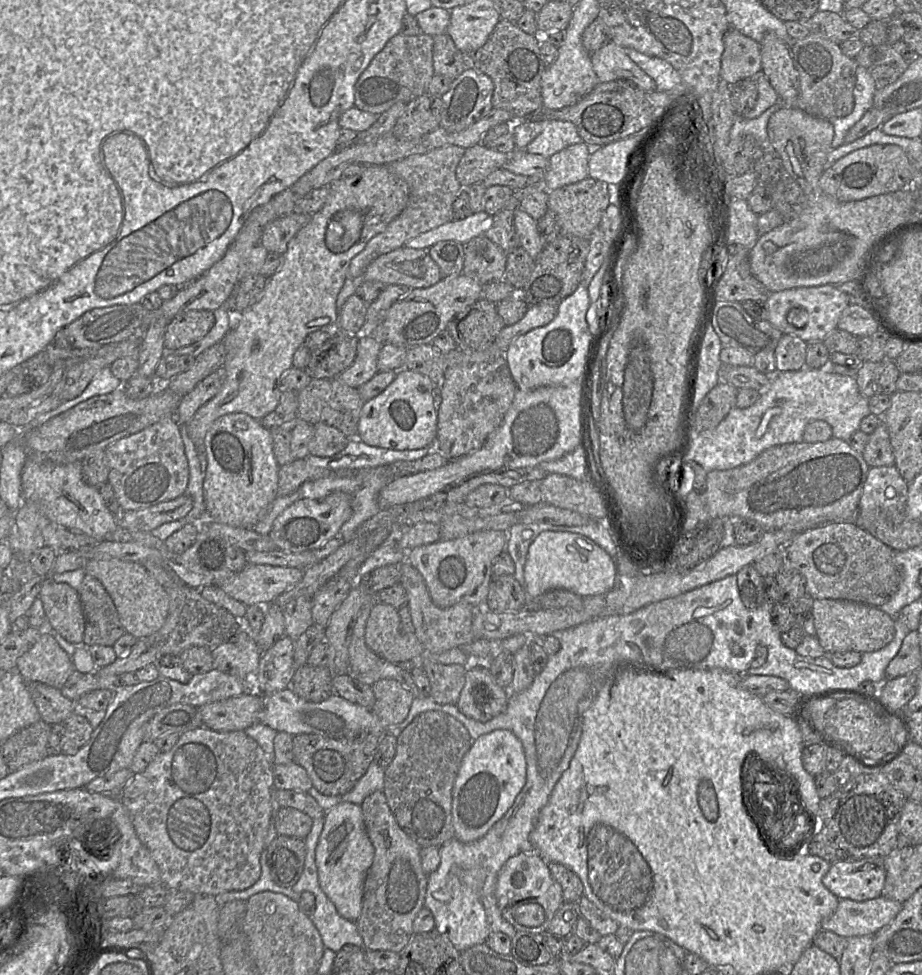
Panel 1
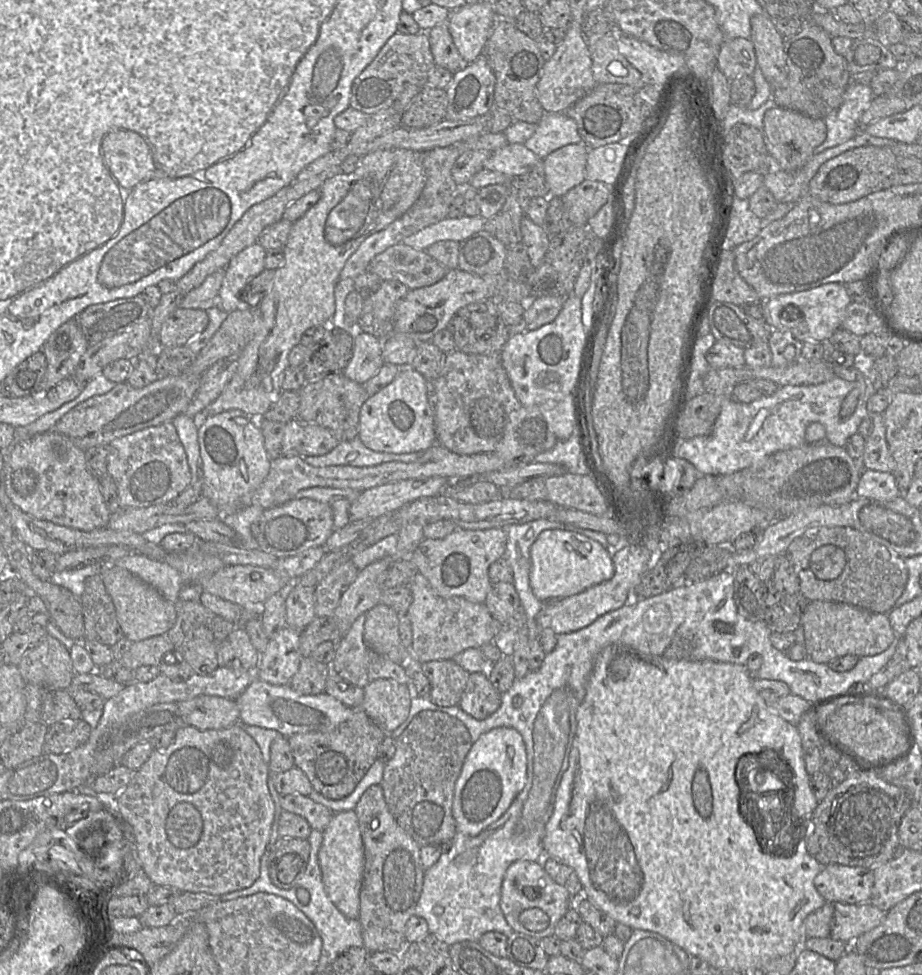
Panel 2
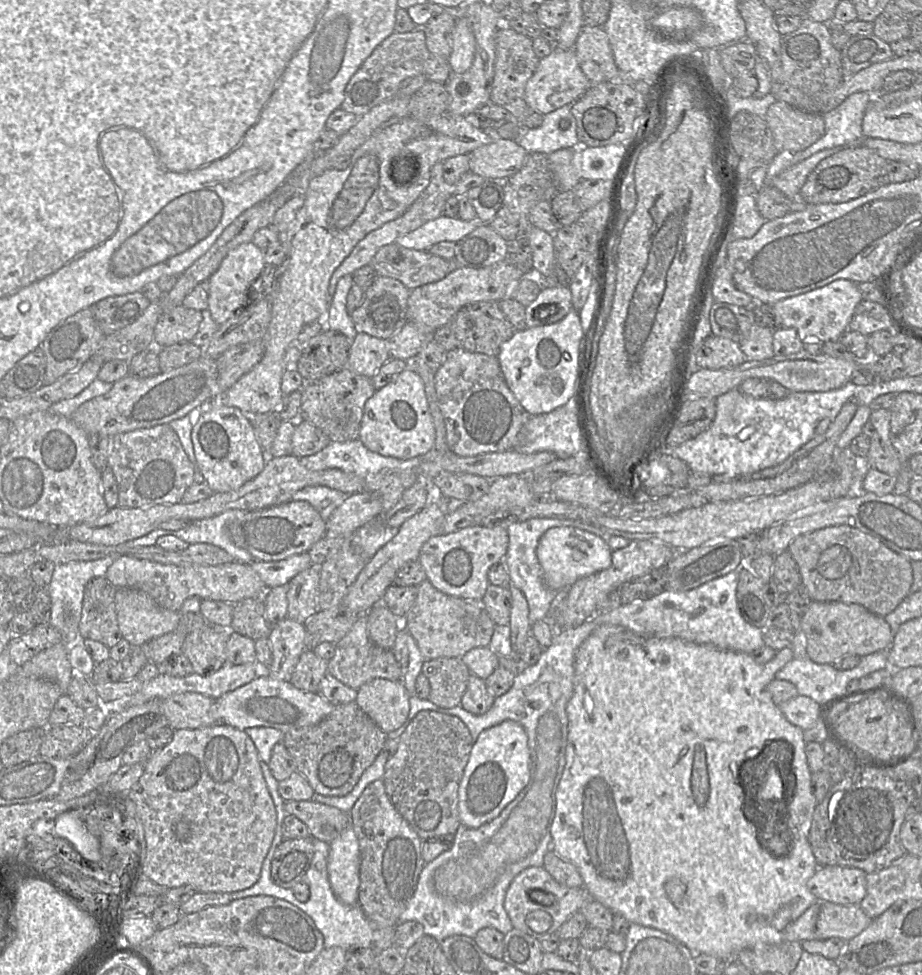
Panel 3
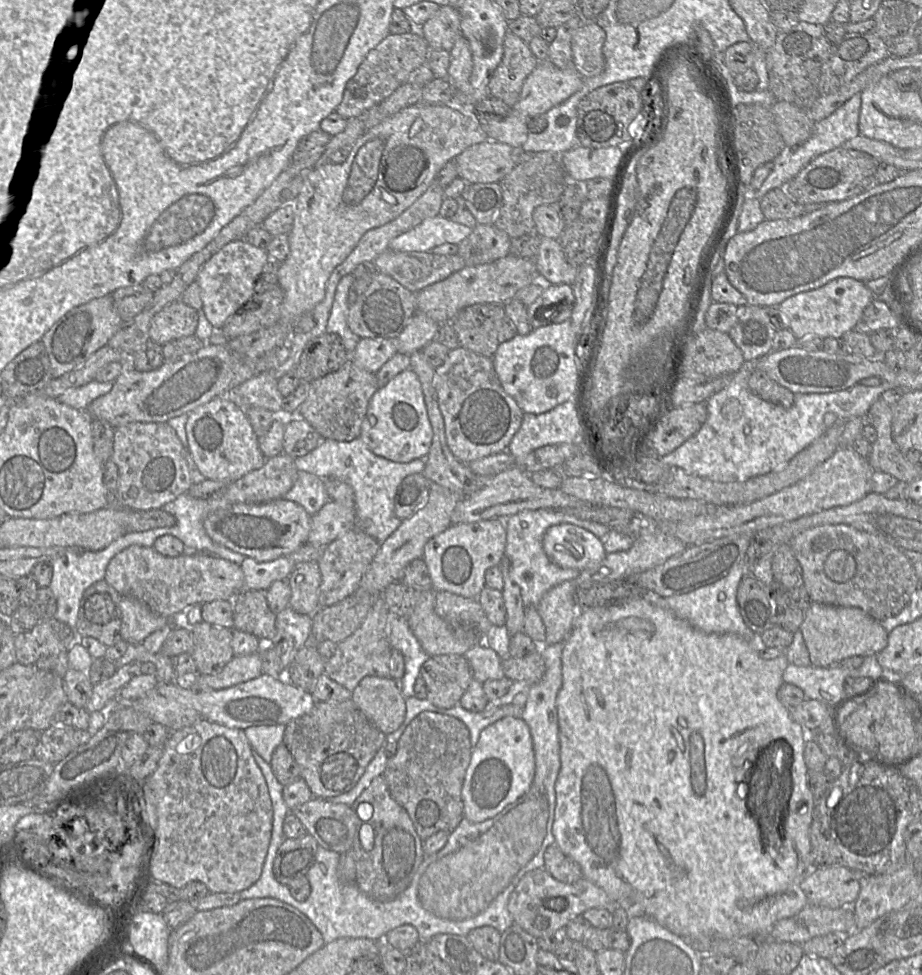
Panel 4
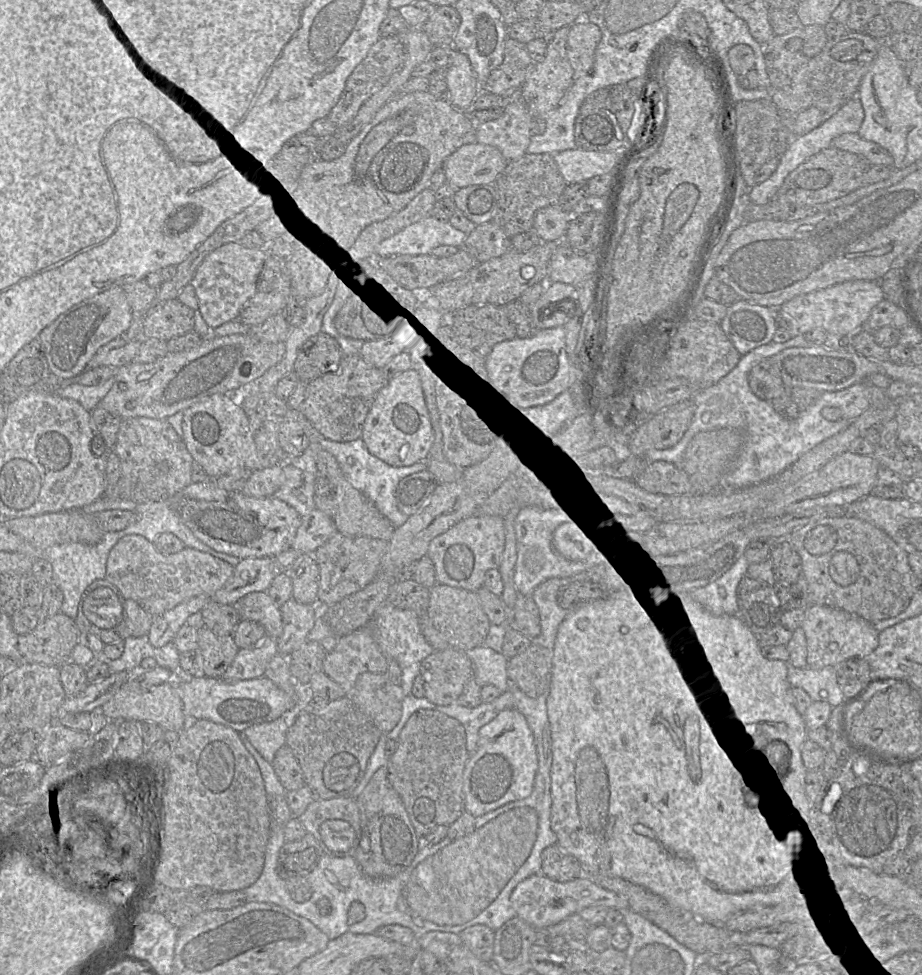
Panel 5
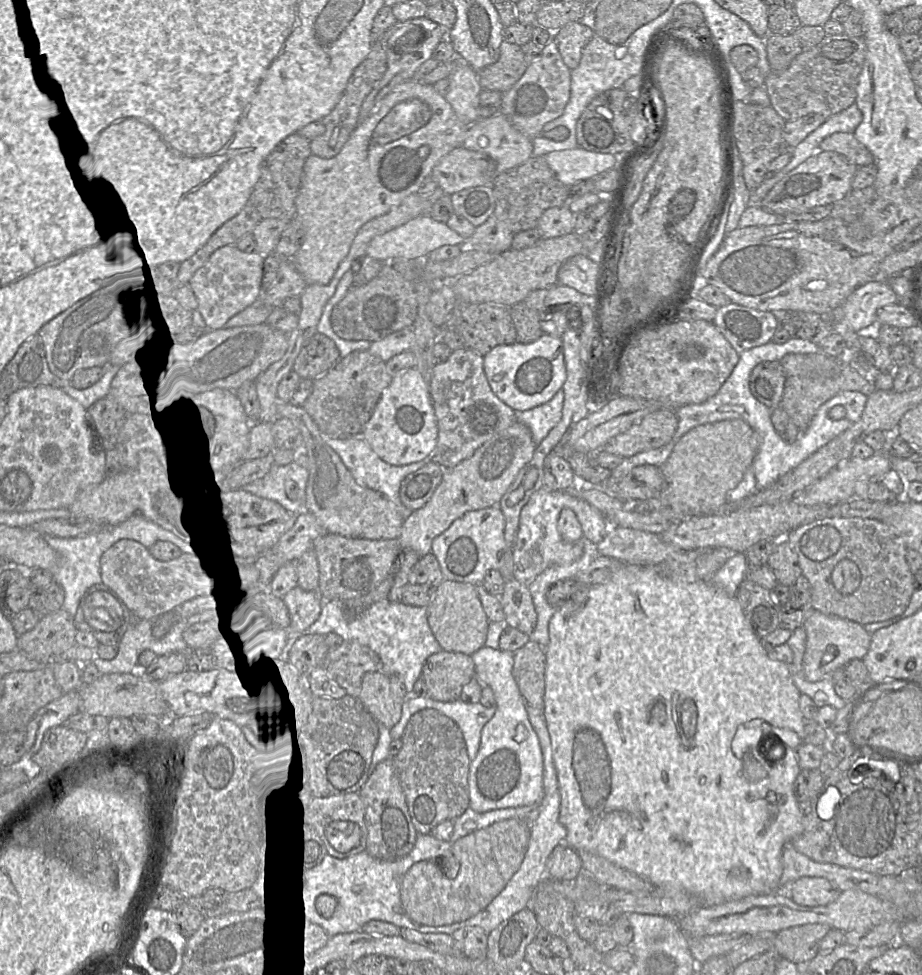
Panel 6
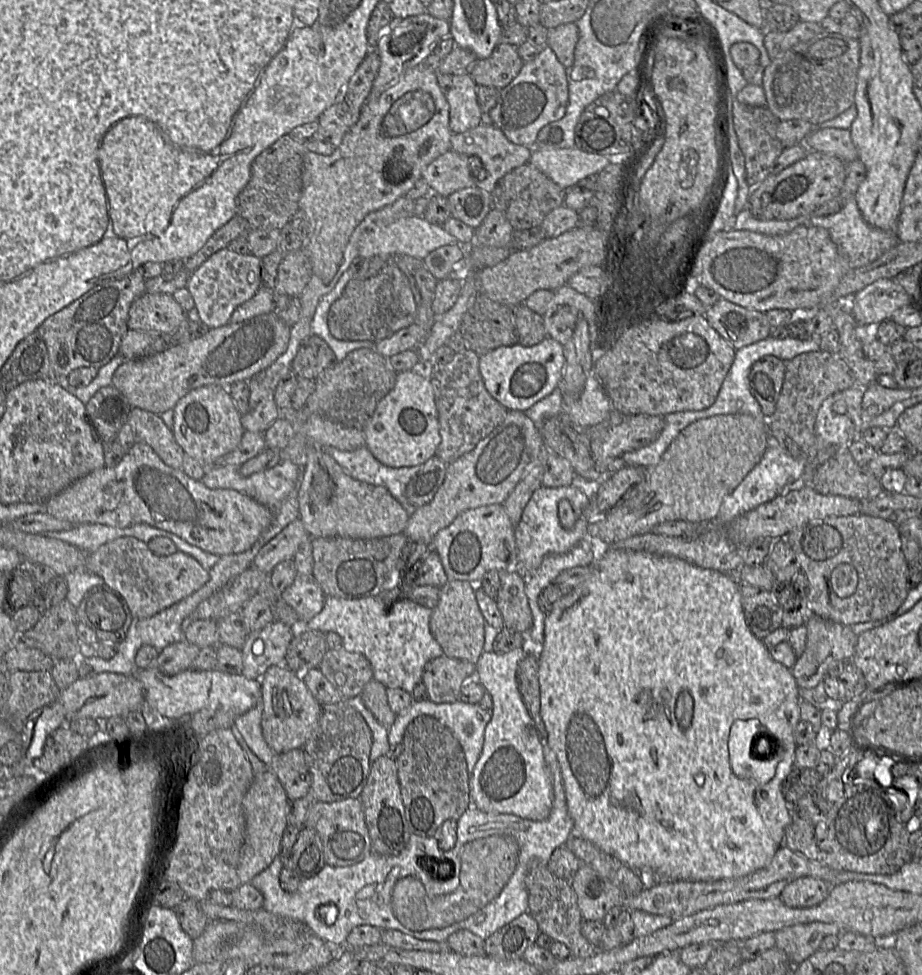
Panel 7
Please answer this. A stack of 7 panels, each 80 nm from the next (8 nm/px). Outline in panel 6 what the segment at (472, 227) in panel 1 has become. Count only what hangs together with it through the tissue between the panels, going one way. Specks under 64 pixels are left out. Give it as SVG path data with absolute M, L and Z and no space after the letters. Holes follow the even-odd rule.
M422 214L407 223L384 234L374 237L366 250L366 257L388 263L396 259L425 259L428 254L444 245L466 248L466 241L451 230L446 223L433 220L428 214Z

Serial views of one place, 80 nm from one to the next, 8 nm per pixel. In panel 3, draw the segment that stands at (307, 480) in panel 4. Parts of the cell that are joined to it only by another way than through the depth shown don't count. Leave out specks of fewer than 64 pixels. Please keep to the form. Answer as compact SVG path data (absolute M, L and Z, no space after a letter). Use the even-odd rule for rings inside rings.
M307 486L296 492L292 500L306 501L316 508L327 521L333 511L338 508L351 494L332 489L327 486Z

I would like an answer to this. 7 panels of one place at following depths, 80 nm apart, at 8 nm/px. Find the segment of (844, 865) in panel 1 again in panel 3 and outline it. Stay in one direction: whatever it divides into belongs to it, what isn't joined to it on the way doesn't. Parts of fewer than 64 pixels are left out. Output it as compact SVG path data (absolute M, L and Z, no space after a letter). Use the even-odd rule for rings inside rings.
M822 866L808 880L807 888L819 900L858 905L867 893L867 873L858 868Z

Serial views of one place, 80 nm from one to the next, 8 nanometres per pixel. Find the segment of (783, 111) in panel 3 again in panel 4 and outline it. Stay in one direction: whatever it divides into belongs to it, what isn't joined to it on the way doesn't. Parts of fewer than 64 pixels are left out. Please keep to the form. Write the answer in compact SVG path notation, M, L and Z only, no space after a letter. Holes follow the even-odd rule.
M775 101L771 112L786 146L804 143L814 132L815 122L806 110L786 101Z

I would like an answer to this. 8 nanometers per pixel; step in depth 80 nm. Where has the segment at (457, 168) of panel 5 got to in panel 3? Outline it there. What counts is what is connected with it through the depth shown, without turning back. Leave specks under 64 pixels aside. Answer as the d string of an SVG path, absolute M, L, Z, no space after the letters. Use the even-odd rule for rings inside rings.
M497 139L467 154L469 172L487 181L504 181L522 168L527 154L515 140Z

